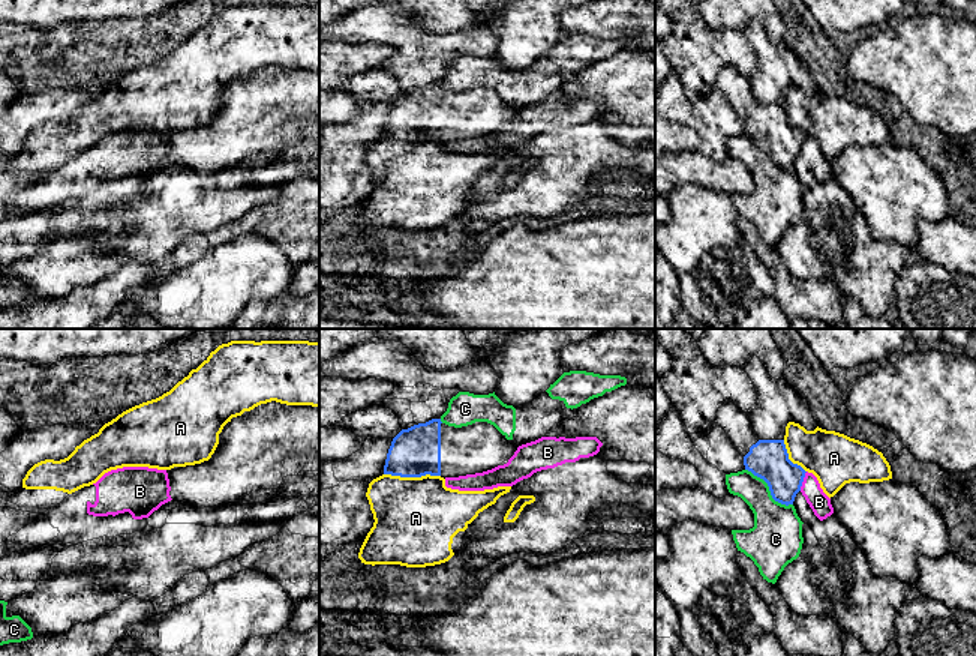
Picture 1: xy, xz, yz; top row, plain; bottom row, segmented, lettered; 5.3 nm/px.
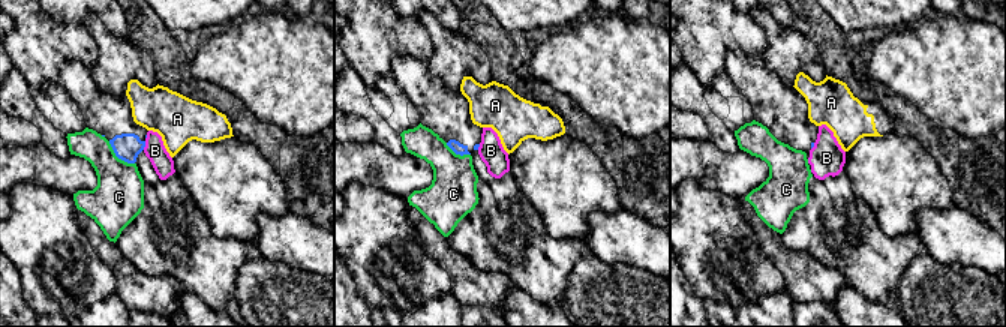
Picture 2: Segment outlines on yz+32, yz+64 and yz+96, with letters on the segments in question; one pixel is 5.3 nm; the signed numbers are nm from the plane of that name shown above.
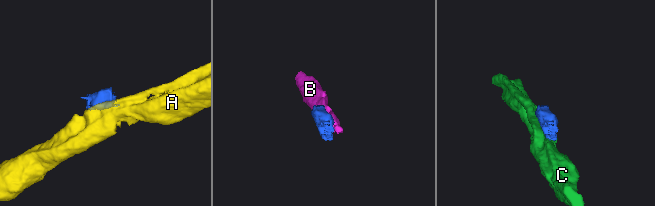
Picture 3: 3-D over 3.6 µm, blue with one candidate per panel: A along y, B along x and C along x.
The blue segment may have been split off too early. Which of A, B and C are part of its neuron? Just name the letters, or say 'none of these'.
none of these

